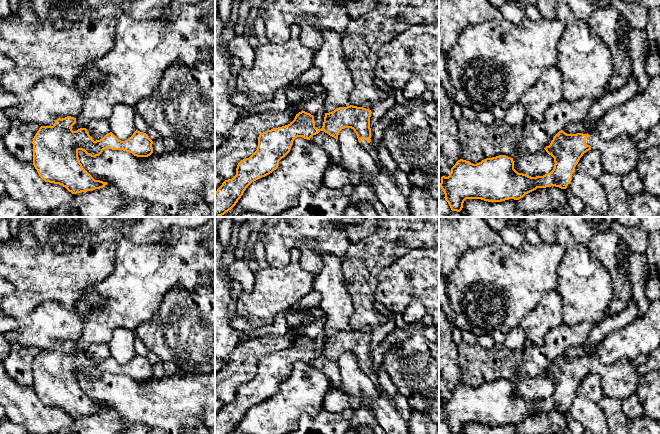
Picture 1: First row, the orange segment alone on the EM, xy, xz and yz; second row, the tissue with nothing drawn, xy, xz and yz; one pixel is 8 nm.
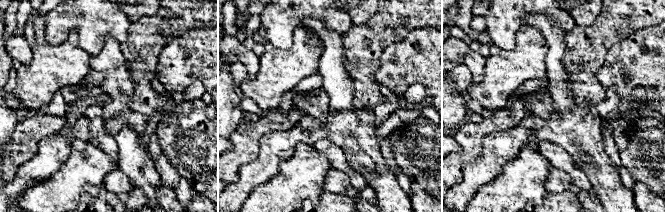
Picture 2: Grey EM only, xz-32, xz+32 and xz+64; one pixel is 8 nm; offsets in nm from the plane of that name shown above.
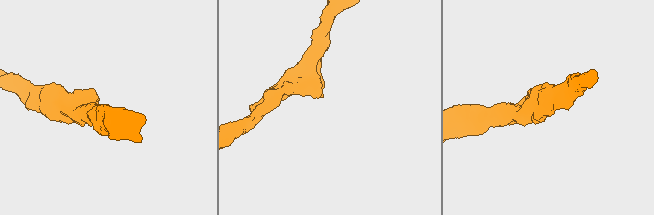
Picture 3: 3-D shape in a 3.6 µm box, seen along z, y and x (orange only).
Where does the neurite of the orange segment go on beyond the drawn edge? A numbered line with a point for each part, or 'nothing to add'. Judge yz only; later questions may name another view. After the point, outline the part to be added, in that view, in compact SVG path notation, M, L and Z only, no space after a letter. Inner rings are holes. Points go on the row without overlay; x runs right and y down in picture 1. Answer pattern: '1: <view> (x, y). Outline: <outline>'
1: yz (619, 380). Outline: M597 355L583 356L583 358L587 357L590 361L585 363L585 368L601 377L606 396L624 400L637 392L639 367L634 366L630 359L621 359L605 365Z

